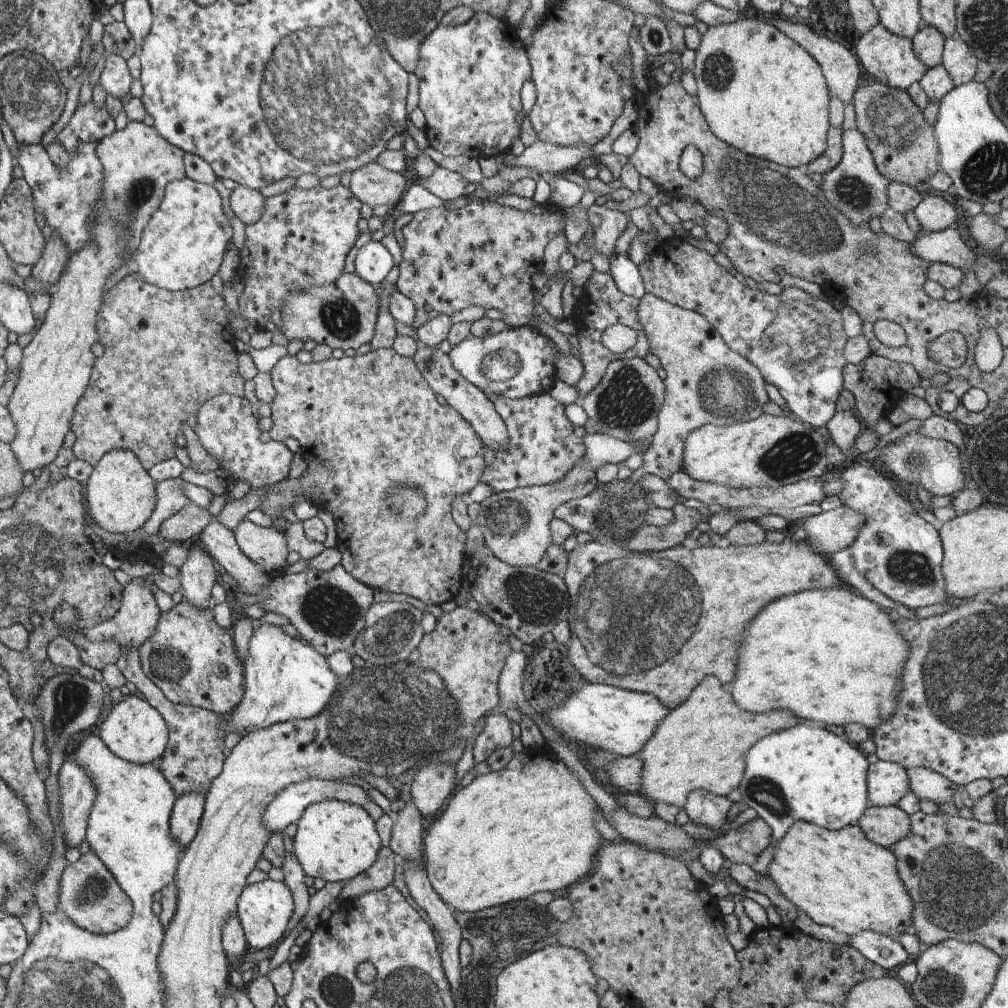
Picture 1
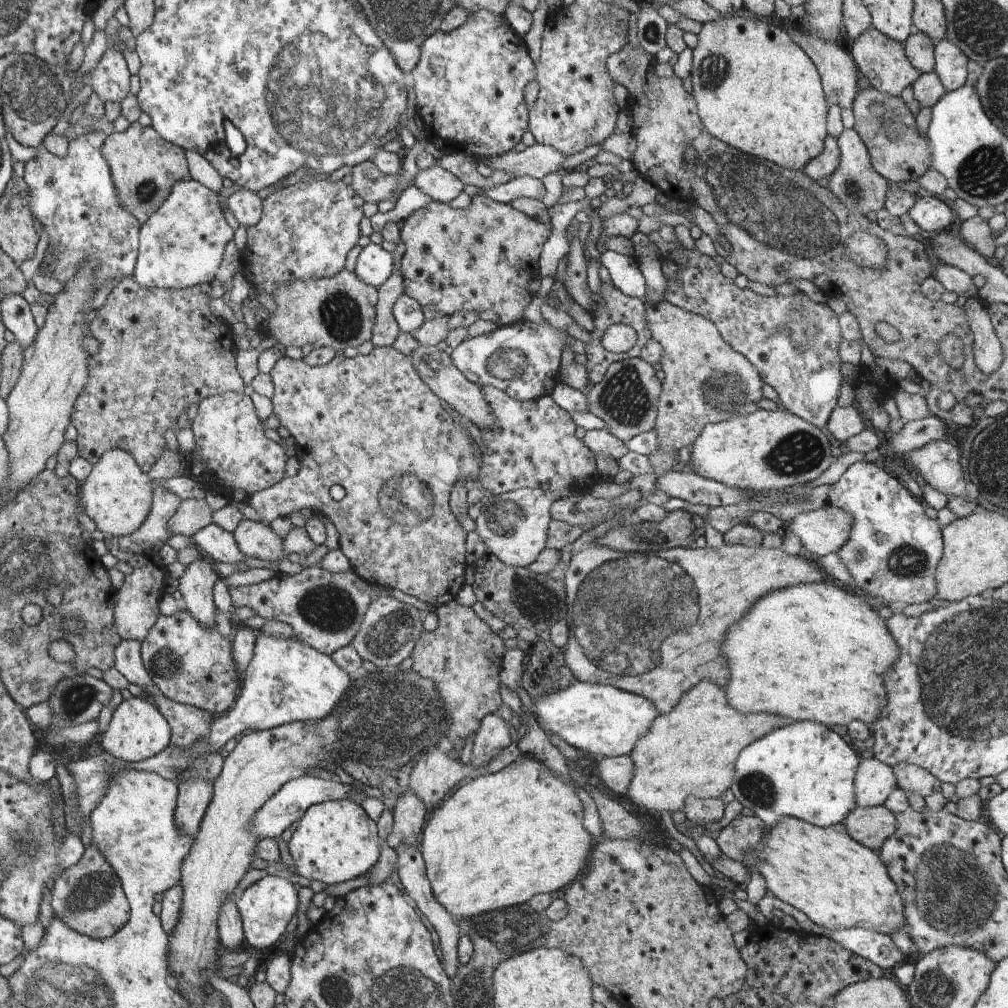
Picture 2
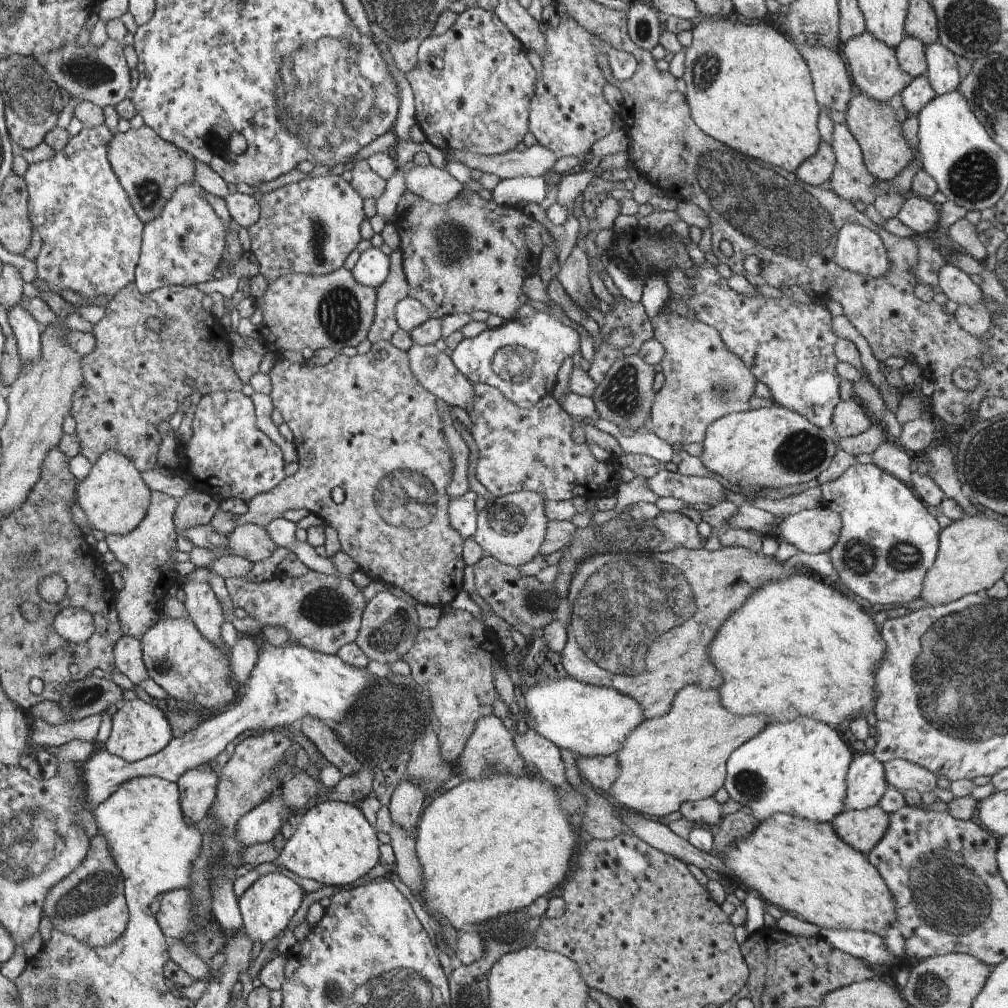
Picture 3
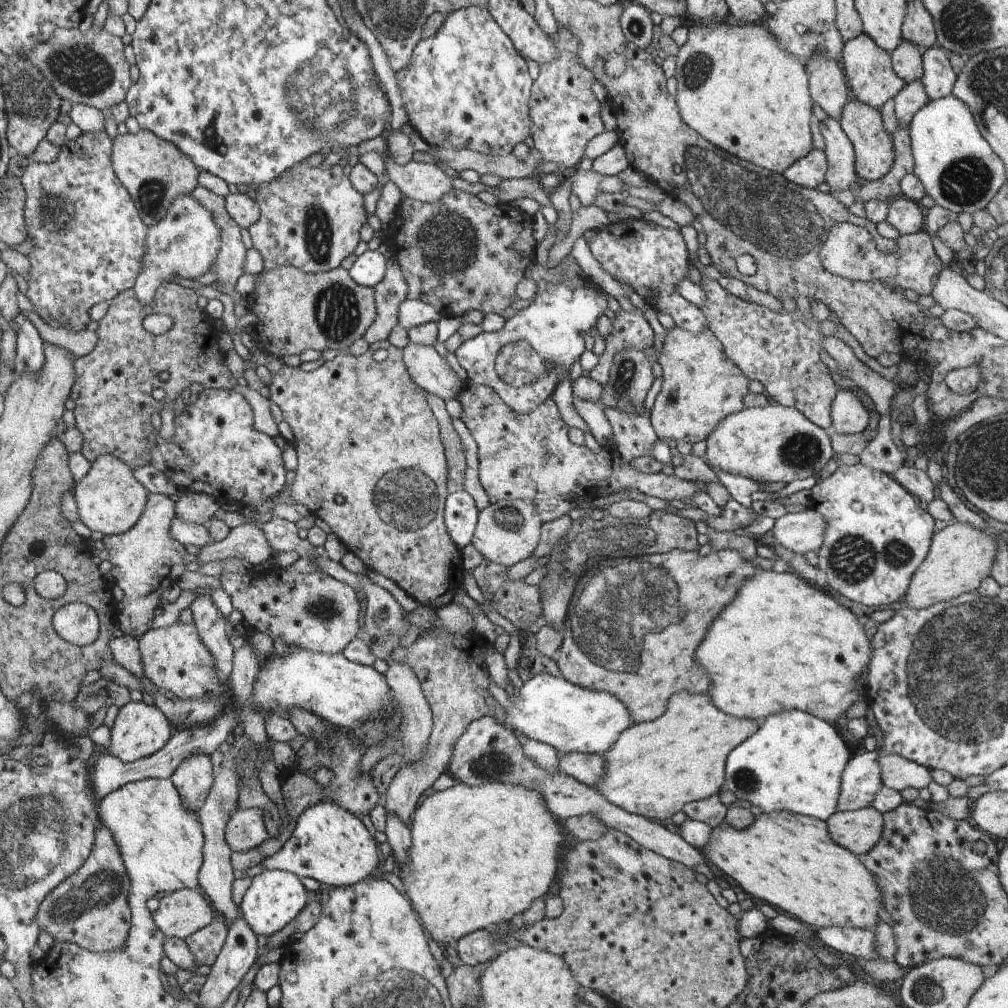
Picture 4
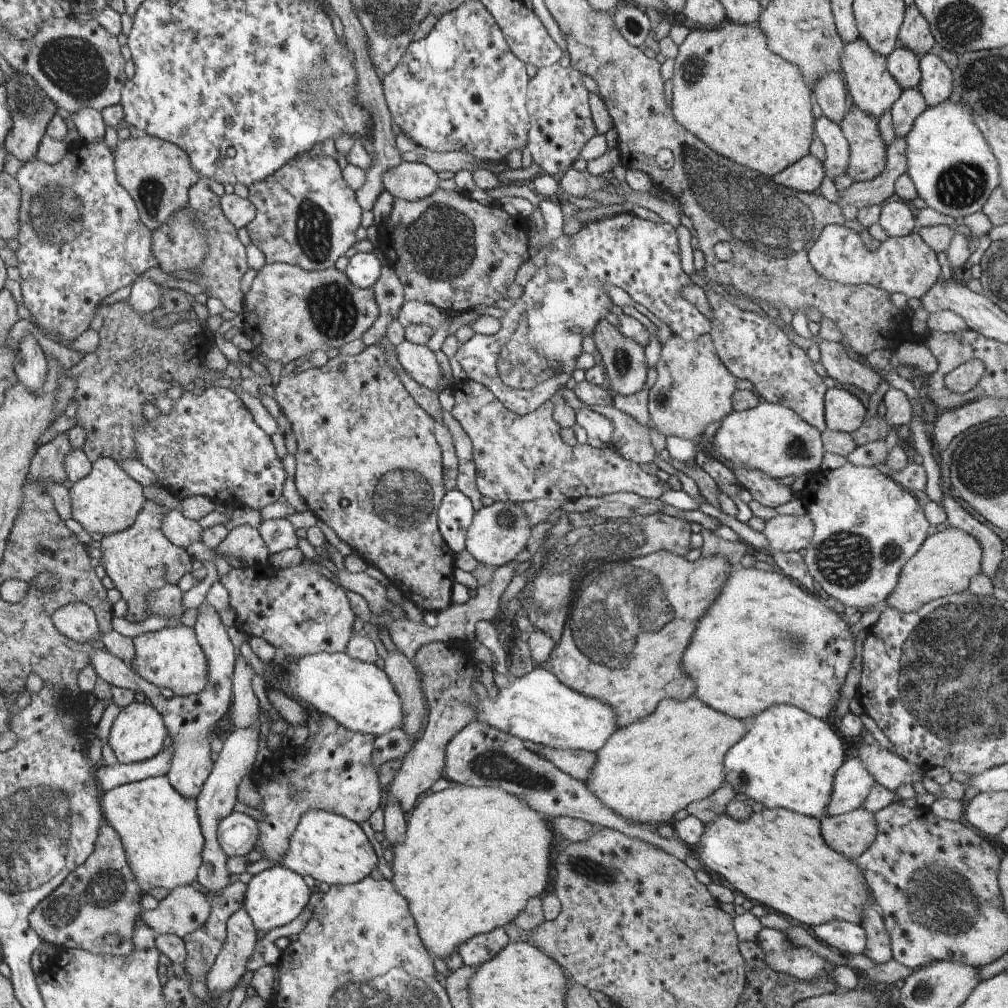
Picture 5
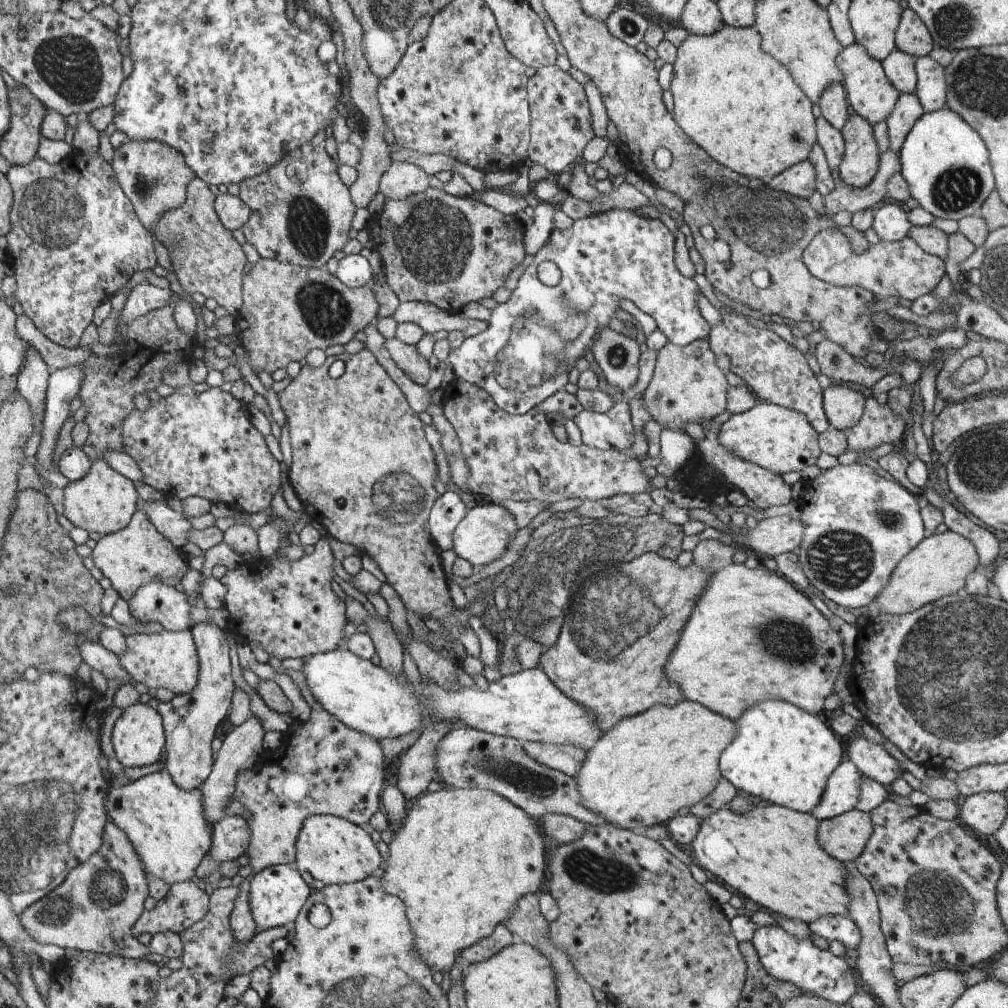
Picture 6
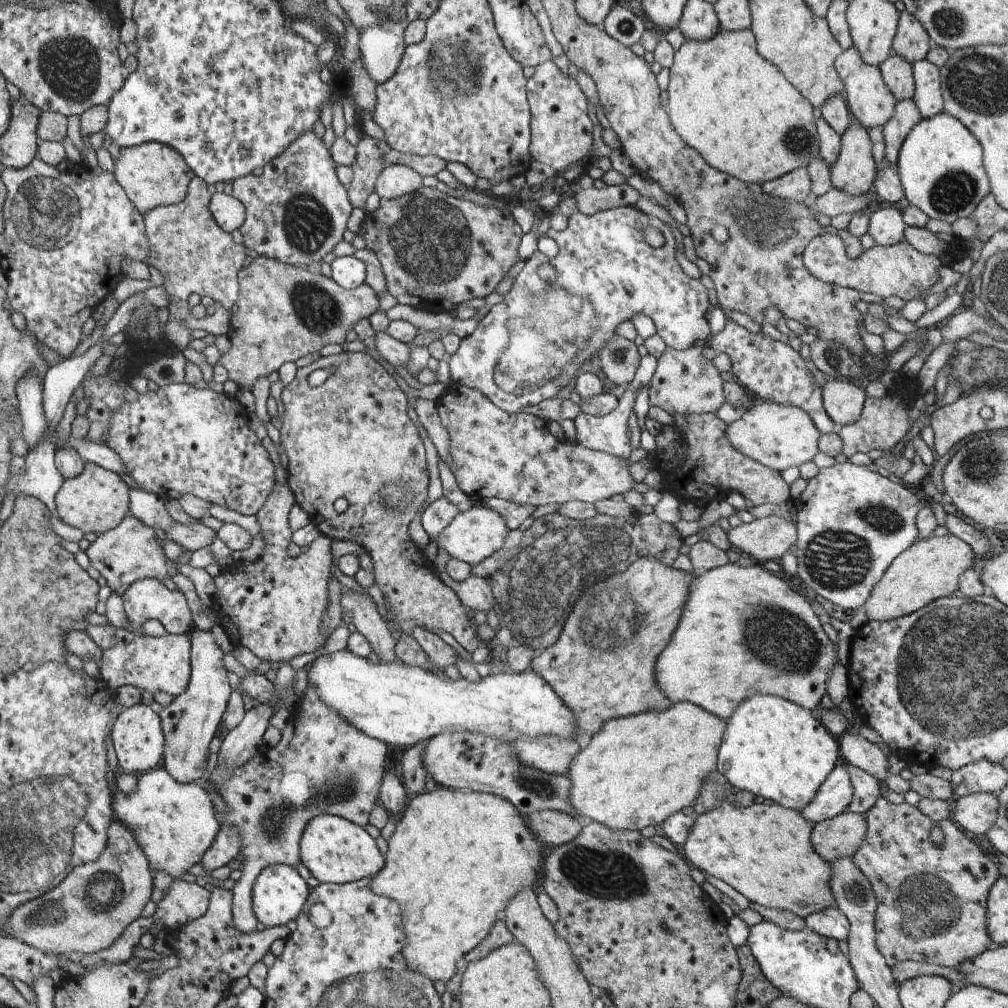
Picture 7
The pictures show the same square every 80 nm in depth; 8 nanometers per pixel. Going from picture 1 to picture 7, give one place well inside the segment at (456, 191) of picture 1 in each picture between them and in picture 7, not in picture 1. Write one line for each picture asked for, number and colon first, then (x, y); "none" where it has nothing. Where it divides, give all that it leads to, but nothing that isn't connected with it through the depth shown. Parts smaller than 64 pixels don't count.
2: (441, 186)
3: (430, 183)
4: (424, 182)
5: (410, 181)
6: (402, 180)
7: (396, 180)

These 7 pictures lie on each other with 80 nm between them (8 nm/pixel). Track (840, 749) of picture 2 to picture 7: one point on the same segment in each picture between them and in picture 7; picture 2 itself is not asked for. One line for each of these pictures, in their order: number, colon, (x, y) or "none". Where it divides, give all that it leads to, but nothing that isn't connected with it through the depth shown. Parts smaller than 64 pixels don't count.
3: (798, 767)
4: (794, 761)
5: (788, 759)
6: (782, 754)
7: (772, 747)

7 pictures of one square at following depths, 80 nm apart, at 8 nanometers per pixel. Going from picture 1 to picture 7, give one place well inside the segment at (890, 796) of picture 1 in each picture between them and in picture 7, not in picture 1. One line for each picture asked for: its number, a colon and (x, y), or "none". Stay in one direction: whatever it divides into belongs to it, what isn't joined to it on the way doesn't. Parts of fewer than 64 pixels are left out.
2: (874, 780)
3: (866, 782)
4: (860, 781)
5: (852, 783)
6: (841, 794)
7: (833, 797)

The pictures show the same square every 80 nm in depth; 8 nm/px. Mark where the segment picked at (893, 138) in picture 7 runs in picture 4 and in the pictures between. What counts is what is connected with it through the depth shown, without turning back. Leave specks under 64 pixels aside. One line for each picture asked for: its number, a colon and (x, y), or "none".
4: (913, 97)
5: (911, 103)
6: (908, 110)

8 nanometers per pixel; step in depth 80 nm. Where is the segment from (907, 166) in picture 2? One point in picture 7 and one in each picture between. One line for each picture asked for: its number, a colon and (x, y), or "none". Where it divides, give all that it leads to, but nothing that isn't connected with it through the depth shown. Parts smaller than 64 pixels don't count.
3: (885, 152)
4: (873, 150)
5: (867, 151)
6: (860, 162)
7: (854, 172)

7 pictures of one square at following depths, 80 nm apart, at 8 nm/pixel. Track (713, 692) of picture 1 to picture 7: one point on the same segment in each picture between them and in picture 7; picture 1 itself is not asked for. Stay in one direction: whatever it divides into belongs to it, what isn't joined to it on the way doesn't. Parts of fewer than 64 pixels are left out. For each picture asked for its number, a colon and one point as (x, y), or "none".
2: (692, 751)
3: (664, 762)
4: (655, 768)
5: (647, 771)
6: (640, 773)
7: (634, 772)

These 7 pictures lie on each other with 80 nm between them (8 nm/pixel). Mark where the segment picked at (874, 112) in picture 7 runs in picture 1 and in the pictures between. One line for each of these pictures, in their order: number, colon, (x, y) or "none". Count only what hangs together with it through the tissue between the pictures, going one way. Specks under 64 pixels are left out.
1: (890, 58)
2: (883, 62)
3: (873, 67)
4: (869, 74)
5: (870, 86)
6: (870, 94)

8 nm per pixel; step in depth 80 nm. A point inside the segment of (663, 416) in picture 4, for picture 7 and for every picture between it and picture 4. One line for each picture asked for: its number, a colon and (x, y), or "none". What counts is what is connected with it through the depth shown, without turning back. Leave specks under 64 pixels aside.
5: (694, 389)
6: (687, 385)
7: (685, 381)

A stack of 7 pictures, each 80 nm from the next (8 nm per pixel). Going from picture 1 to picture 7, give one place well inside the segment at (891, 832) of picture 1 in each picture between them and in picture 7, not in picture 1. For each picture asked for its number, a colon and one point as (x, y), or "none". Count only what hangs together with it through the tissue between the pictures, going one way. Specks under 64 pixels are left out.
2: (871, 826)
3: (862, 829)
4: (858, 831)
5: (851, 834)
6: (844, 837)
7: (841, 836)

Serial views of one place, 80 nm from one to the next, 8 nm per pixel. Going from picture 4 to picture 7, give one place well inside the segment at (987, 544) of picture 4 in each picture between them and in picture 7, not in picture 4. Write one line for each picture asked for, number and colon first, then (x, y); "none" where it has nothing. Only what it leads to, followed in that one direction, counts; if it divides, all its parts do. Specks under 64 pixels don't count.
5: (944, 565)
6: (937, 567)
7: (930, 569)

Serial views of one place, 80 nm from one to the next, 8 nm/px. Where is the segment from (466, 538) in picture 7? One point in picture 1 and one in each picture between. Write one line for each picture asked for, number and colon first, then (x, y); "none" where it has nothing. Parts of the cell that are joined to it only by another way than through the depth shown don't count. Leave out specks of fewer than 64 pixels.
1: (515, 524)
2: (514, 526)
3: (511, 529)
4: (507, 532)
5: (499, 532)
6: (484, 534)

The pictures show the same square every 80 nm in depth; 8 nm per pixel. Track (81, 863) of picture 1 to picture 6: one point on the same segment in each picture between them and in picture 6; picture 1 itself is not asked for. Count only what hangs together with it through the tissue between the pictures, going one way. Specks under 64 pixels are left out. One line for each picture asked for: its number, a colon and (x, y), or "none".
2: (88, 897)
3: (89, 904)
4: (91, 908)
5: (95, 910)
6: (95, 910)

